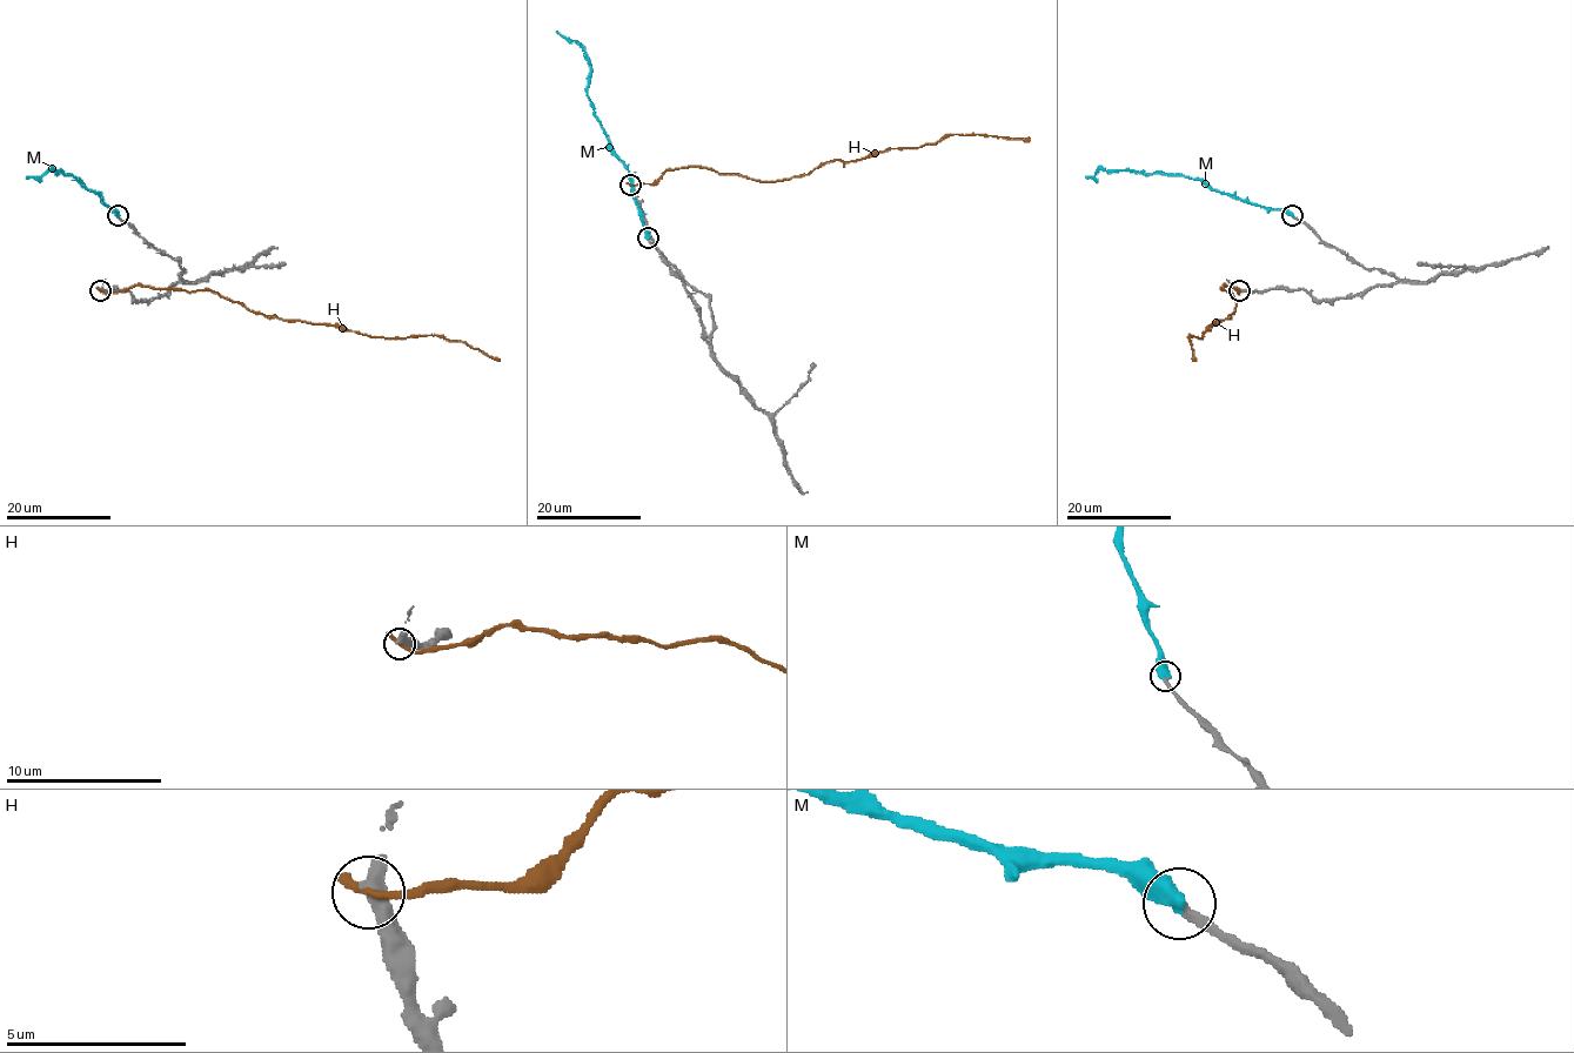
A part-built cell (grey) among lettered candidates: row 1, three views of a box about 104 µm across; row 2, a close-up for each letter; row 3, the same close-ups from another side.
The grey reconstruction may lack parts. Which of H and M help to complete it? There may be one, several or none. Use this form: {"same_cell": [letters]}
{"same_cell": ["M"]}

